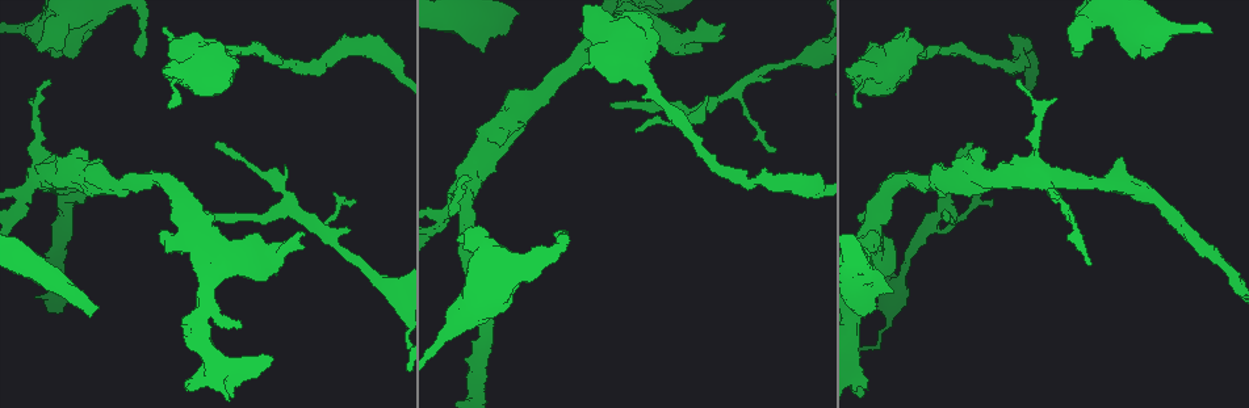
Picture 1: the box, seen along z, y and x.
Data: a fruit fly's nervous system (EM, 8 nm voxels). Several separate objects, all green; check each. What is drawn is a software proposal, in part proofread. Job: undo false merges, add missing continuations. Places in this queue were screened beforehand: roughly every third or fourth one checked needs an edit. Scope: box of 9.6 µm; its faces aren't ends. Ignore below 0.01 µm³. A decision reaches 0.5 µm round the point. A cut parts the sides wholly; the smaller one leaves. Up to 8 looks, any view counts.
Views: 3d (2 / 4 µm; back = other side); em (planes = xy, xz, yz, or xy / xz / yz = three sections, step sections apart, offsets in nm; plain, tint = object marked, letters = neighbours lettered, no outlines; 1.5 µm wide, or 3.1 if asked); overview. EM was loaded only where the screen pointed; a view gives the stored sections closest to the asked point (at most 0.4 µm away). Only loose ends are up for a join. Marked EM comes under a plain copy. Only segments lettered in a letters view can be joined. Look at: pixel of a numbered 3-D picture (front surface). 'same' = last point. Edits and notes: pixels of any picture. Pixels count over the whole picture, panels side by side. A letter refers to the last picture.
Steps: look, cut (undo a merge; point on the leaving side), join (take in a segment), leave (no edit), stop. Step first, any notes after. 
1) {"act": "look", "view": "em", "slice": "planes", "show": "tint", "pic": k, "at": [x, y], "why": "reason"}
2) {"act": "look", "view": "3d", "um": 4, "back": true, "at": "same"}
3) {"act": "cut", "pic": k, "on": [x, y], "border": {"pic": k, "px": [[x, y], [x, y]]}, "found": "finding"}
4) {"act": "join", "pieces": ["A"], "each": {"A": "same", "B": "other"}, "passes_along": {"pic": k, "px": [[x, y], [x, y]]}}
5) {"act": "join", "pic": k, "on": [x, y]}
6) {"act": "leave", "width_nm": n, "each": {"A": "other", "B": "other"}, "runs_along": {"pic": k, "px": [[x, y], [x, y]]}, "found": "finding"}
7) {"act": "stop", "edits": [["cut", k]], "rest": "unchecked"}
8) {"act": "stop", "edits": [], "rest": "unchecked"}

{"act": "look", "view": "em", "slice": "planes", "show": "letters", "pic": 1, "at": [484, 53], "why": "branch stops here"}

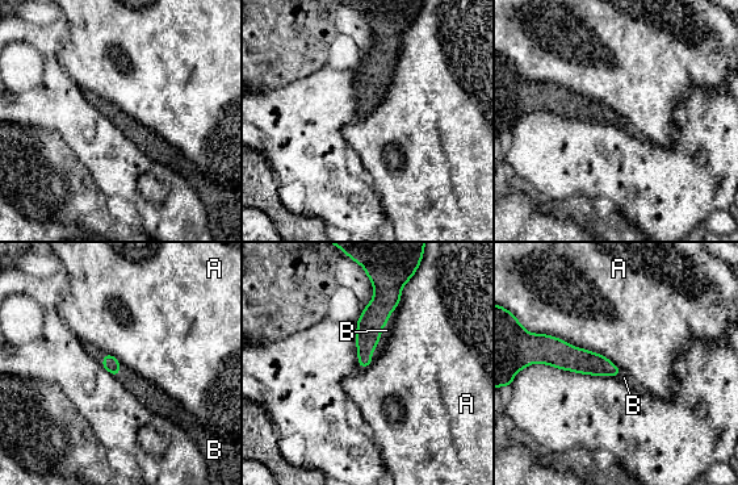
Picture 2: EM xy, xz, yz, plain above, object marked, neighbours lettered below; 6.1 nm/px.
{"act": "join", "pieces": ["B"], "each": {"A": "other", "B": "same"}, "passes_along": {"pic": 2, "px": [[388, 292], [381, 331], [386, 330]]}, "found": "the neuron continues"}

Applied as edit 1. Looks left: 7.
{"act": "look", "view": "overview", "why": "see it whole again"}

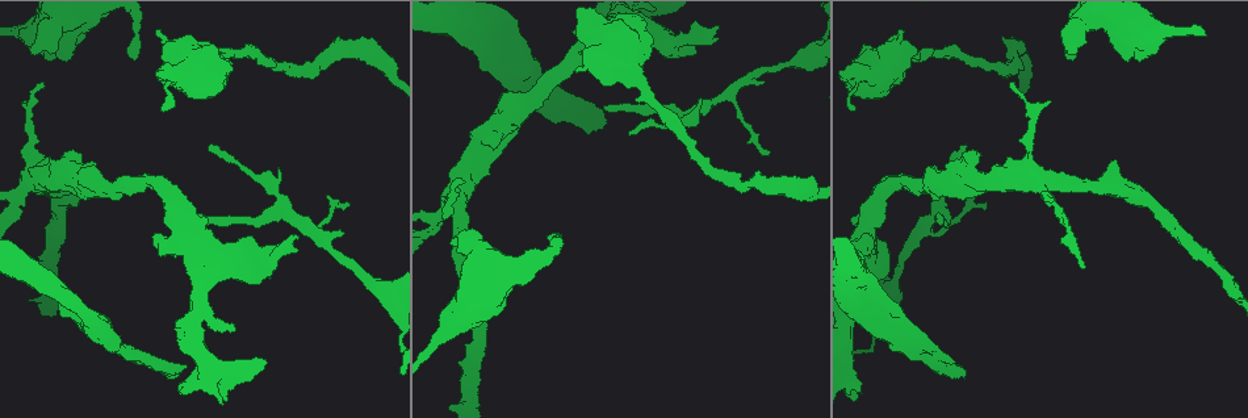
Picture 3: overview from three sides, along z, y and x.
{"act": "look", "view": "3d", "um": 4, "pic": 3, "at": [1027, 140], "why": "calibre changes"}

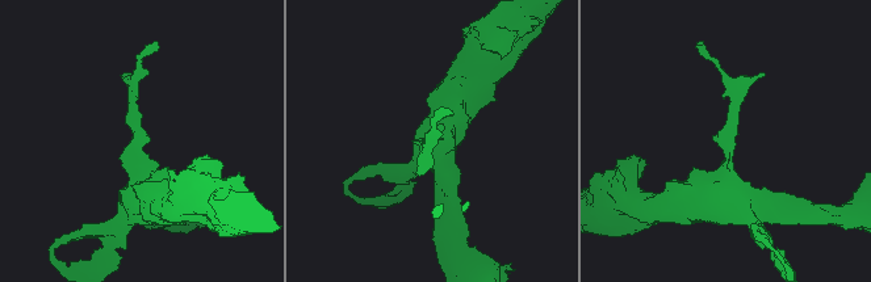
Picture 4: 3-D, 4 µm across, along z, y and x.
{"act": "look", "view": "em", "slice": "planes", "show": "letters", "pic": 4, "at": [721, 137]}

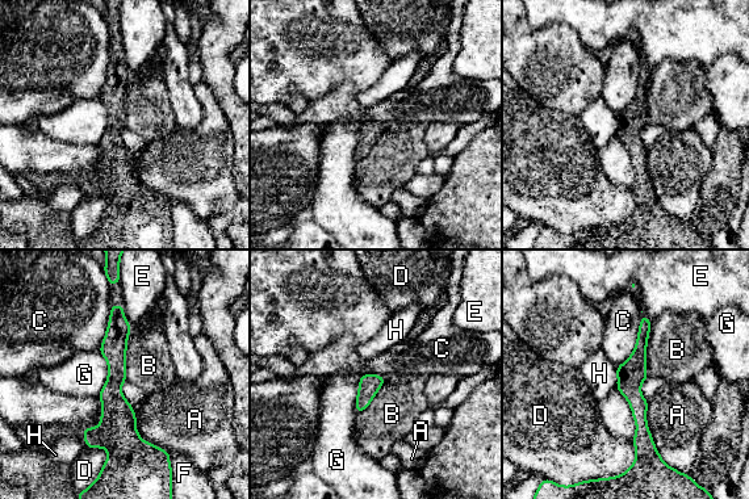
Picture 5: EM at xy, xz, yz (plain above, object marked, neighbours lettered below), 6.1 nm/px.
{"act": "leave", "each": {"A": "other", "B": "other", "C": "other", "D": "other", "E": "other", "F": "other", "G": "other", "H": "other"}, "border": {"pic": 5, "px": [[652, 322], [647, 343], [647, 376]]}, "found": "all the same neuron"}

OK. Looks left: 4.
{"act": "look", "view": "em", "slice": "planes", "show": "letters", "pic": 3, "at": [462, 258]}

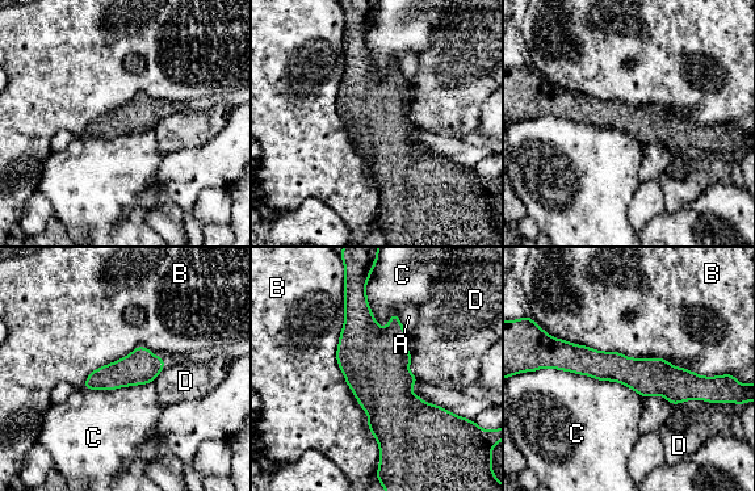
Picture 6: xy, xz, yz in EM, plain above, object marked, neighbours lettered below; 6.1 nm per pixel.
{"act": "leave", "each": {"A": "other", "B": "other", "C": "other", "D": "other"}, "runs_along": {"pic": 6, "px": [[552, 359], [668, 381], [708, 380]]}, "found": "all the same neuron"}

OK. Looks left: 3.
{"act": "stop", "edits": [["join", 2]], "rest": "unchecked"}

